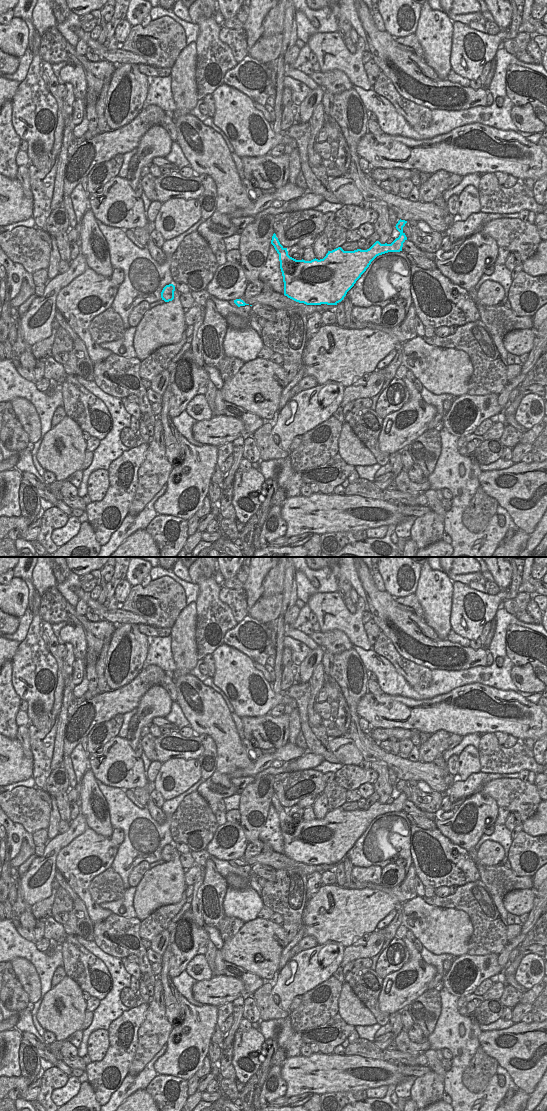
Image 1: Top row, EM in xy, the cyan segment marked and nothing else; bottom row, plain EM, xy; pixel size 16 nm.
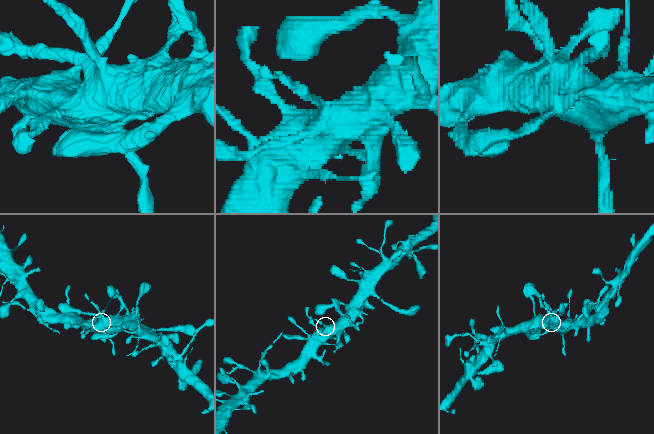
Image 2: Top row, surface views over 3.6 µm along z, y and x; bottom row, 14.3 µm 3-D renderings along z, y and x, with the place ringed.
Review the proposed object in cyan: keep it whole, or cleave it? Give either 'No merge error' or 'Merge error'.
No merge error.

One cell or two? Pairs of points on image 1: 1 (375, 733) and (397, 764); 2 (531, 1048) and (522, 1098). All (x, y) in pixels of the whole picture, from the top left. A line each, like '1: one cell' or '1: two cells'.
1: two cells
2: two cells

